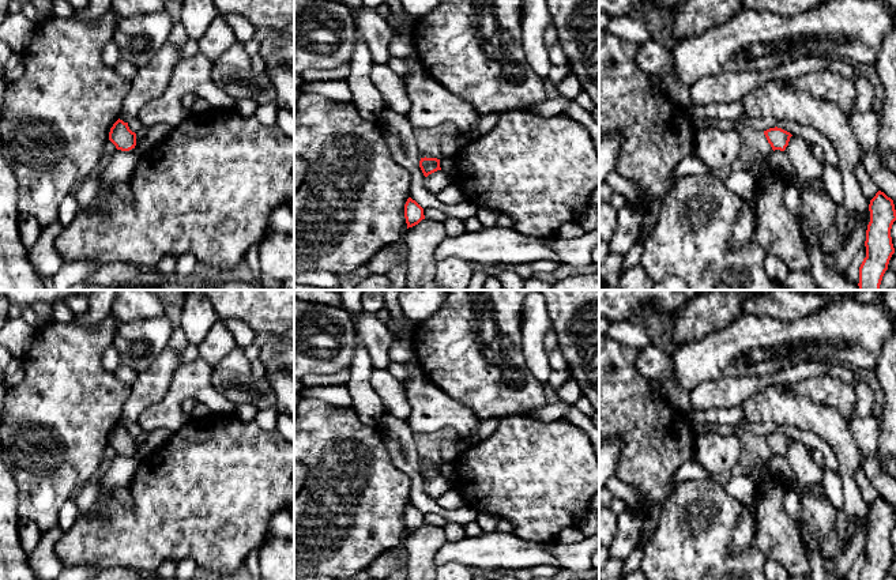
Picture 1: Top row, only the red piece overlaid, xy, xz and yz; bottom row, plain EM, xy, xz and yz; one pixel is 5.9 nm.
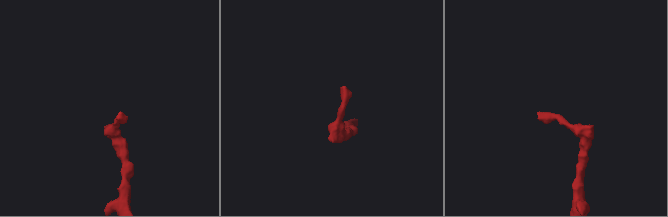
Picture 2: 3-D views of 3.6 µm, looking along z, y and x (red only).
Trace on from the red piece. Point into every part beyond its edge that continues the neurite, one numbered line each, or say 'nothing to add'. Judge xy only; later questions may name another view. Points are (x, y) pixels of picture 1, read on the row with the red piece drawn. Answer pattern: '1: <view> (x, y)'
nothing to add

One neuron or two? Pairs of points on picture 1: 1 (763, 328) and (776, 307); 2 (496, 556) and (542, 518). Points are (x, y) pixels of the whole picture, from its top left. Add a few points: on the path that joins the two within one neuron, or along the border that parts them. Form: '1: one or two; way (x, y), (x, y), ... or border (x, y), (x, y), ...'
1: two; border (744, 311), (780, 320), (802, 317)
2: two; border (512, 531), (526, 539), (548, 543)

